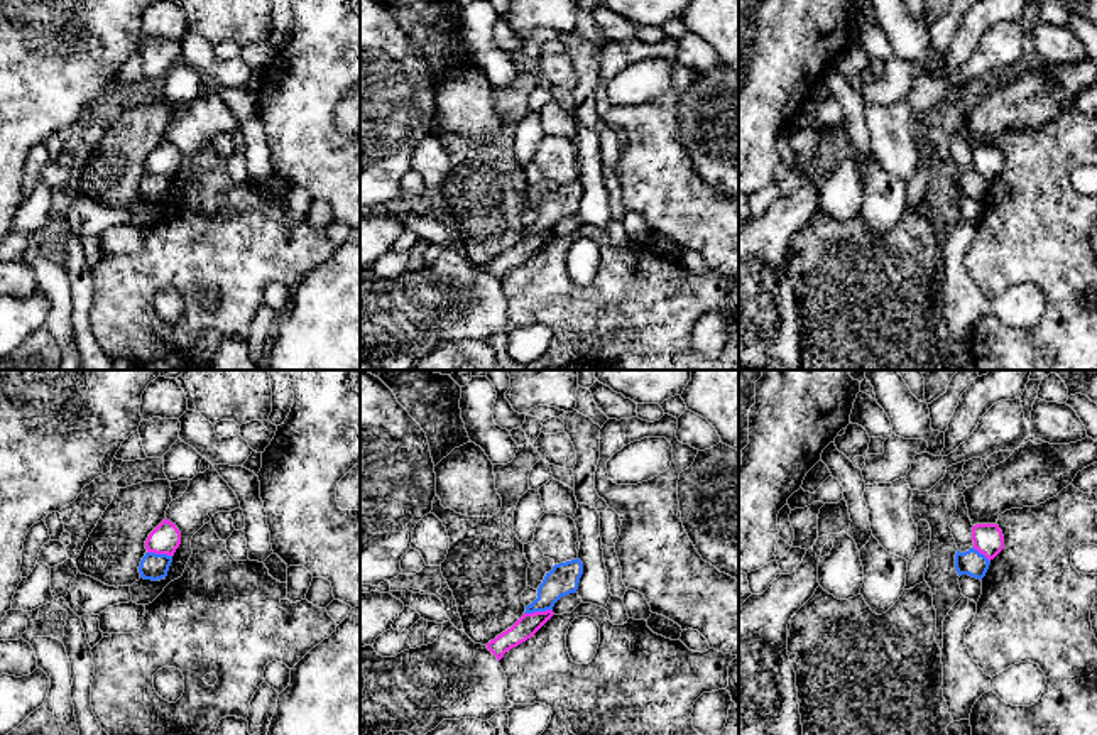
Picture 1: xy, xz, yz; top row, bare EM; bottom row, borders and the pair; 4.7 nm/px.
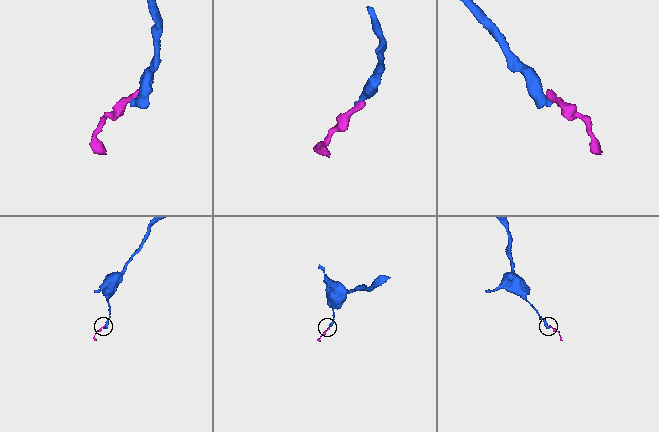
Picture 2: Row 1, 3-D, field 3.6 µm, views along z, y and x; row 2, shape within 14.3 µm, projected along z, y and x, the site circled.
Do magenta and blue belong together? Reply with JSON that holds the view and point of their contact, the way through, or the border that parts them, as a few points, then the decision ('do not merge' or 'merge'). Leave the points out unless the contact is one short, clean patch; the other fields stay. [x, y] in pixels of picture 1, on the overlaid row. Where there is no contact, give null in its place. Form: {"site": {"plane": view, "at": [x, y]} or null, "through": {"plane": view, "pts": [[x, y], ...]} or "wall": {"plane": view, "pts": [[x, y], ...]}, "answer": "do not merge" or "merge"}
{"site": {"plane": "xz", "at": [538, 612]}, "wall": {"plane": "xz", "pts": [[551, 609], [524, 614]]}, "answer": "do not merge"}

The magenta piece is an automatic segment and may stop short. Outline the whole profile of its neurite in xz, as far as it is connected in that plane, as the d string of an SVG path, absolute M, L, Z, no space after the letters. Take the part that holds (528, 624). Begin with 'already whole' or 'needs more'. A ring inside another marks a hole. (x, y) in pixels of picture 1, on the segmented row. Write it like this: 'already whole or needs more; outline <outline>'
already whole; outline M553 610L524 613L510 629L490 640L487 649L500 661L507 651L531 639L553 615Z

